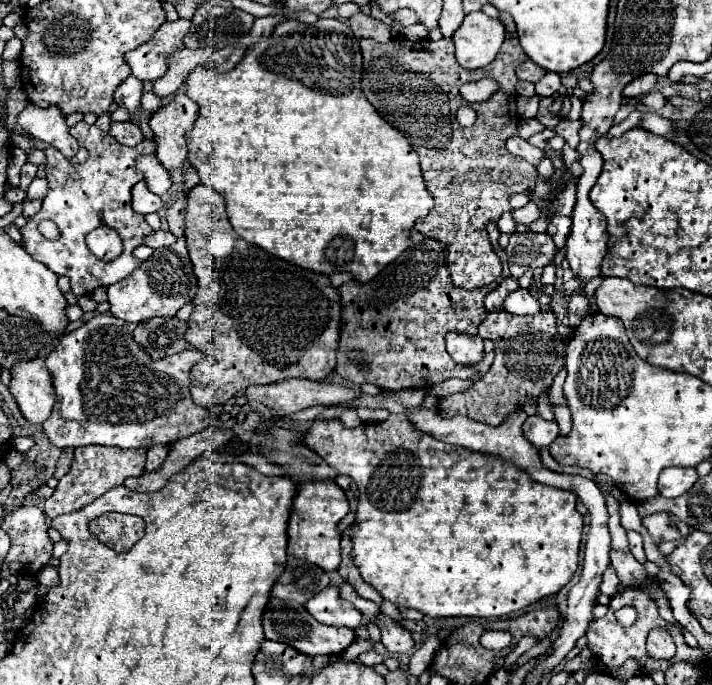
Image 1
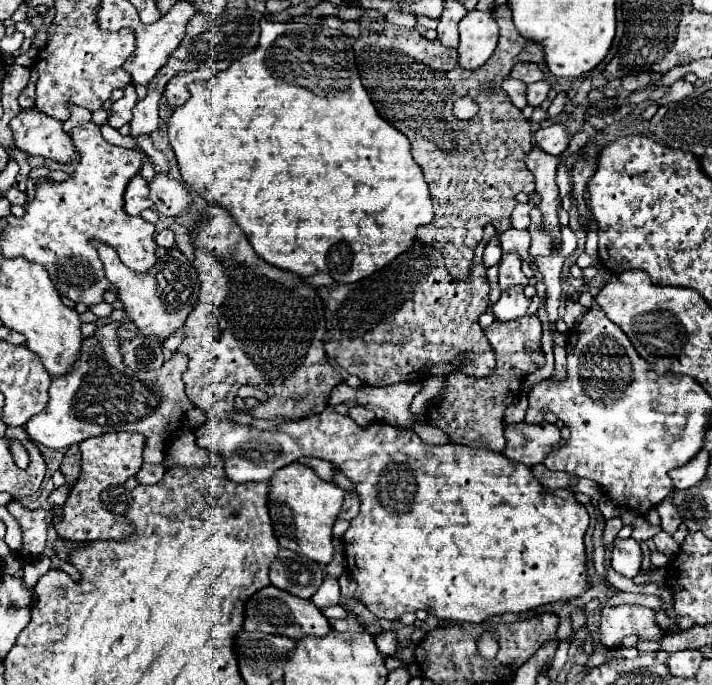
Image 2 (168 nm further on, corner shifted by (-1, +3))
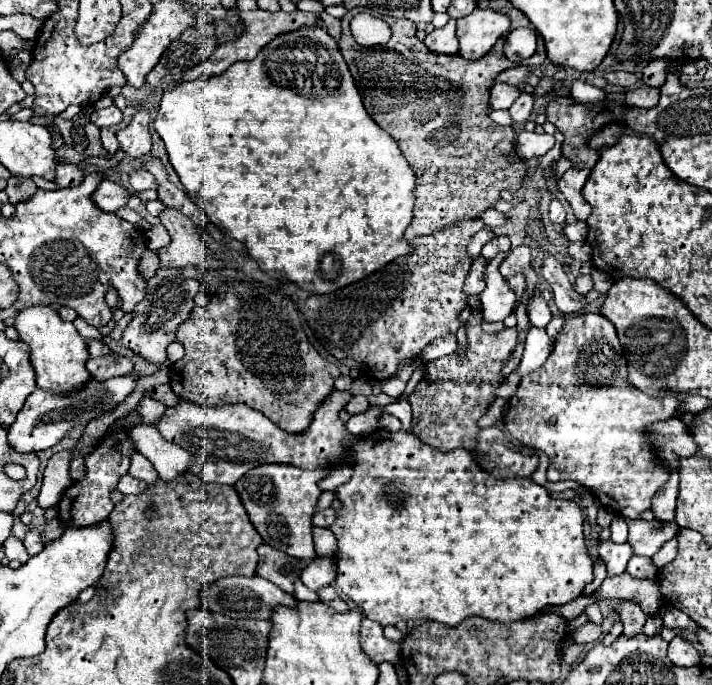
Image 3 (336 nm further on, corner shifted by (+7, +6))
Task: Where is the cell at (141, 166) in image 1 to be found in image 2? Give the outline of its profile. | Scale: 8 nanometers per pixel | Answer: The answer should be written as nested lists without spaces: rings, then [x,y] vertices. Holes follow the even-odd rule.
[[[155,175],[155,181],[151,183],[151,199],[155,203],[155,209],[163,217],[177,219],[187,213],[191,205],[191,195],[189,191],[171,175]]]

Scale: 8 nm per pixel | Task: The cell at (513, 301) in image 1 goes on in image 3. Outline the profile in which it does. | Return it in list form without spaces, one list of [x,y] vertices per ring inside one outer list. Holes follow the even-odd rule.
[[[497,256],[489,262],[485,270],[487,286],[481,292],[481,312],[489,322],[505,320],[513,312],[517,302],[517,296],[513,294],[513,290],[509,290],[509,282],[499,274],[501,262],[503,260]]]

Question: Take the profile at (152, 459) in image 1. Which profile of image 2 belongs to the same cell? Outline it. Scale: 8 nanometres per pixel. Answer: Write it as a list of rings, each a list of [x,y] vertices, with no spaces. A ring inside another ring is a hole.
[[[143,463],[141,471],[135,475],[135,479],[139,481],[139,485],[155,485],[161,481],[165,473],[165,467],[163,465],[149,465],[149,463]]]

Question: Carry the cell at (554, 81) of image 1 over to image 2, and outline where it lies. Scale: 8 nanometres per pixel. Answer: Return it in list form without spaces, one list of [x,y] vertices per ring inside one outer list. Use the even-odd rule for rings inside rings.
[[[541,81],[541,83],[533,83],[527,87],[527,103],[531,107],[539,107],[541,101],[547,99],[547,93],[549,93],[551,85],[547,81]]]

